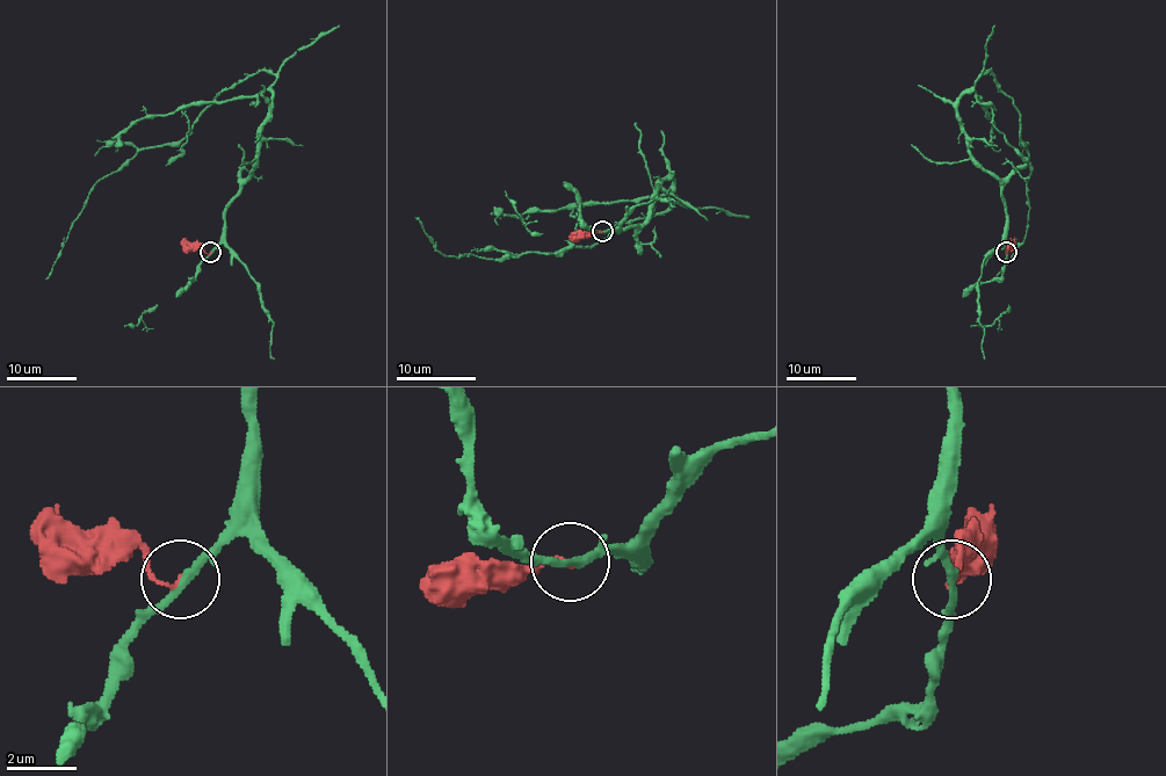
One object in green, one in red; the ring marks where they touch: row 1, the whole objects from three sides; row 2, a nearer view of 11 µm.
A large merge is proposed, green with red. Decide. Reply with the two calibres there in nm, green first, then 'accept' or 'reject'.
240 nm thick on the green side, 100 nm on the other; reject

